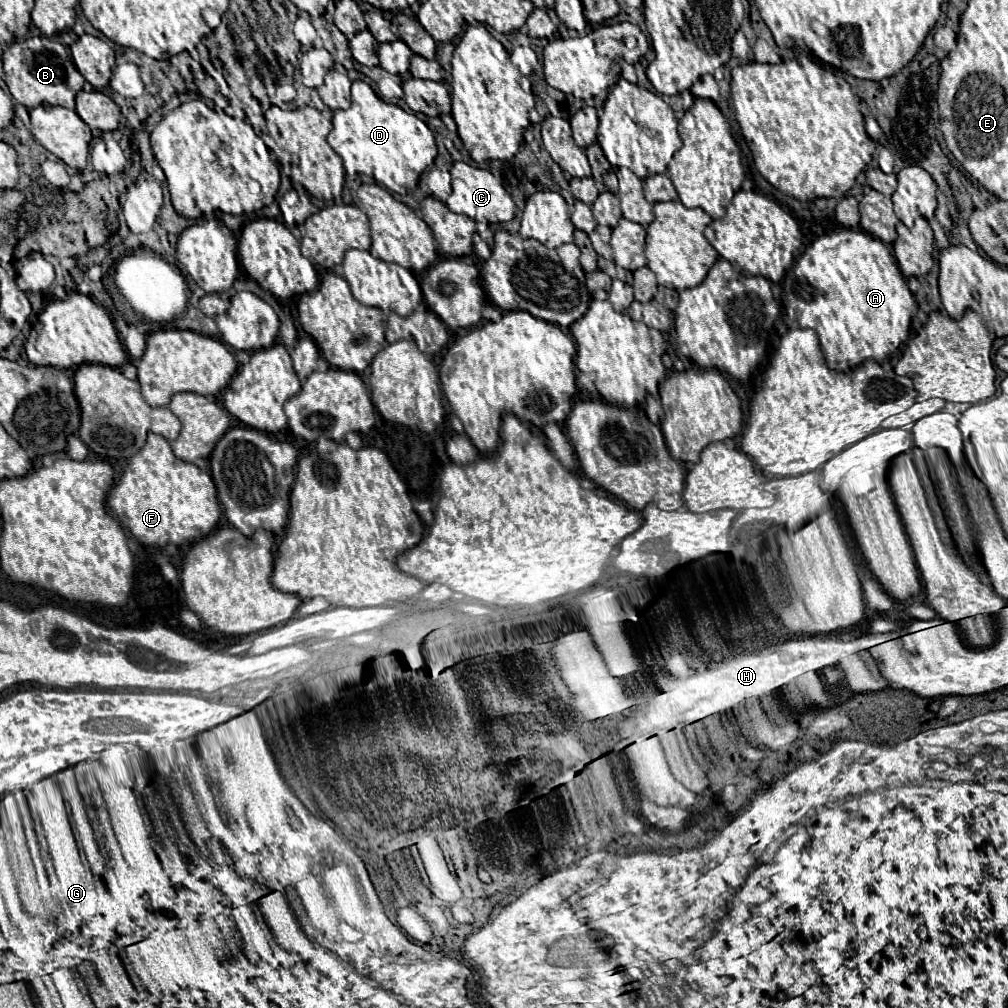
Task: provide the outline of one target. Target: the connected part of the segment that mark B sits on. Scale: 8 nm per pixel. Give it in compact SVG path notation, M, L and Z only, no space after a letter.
M32 37L26 41L16 41L4 51L2 61L4 61L4 81L18 103L22 103L28 109L34 109L42 103L74 109L74 97L82 89L84 77L78 73L72 55L66 51L64 45L48 37Z

